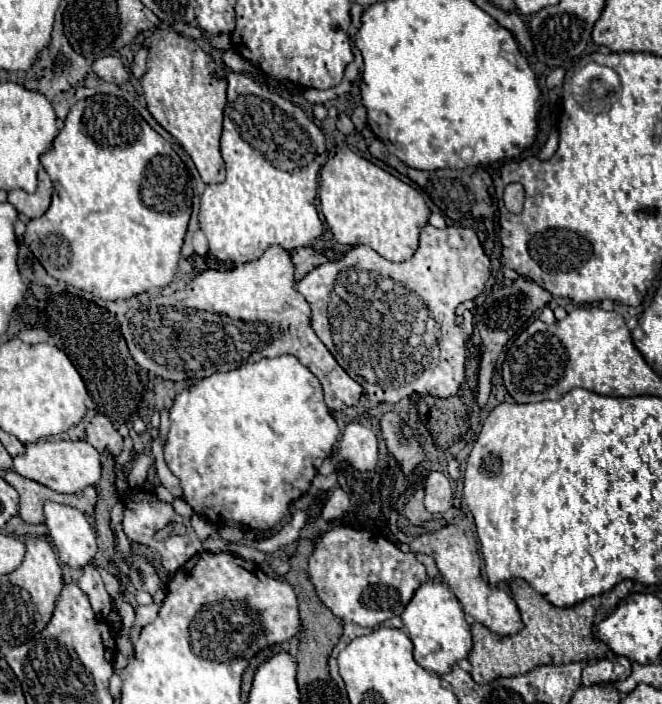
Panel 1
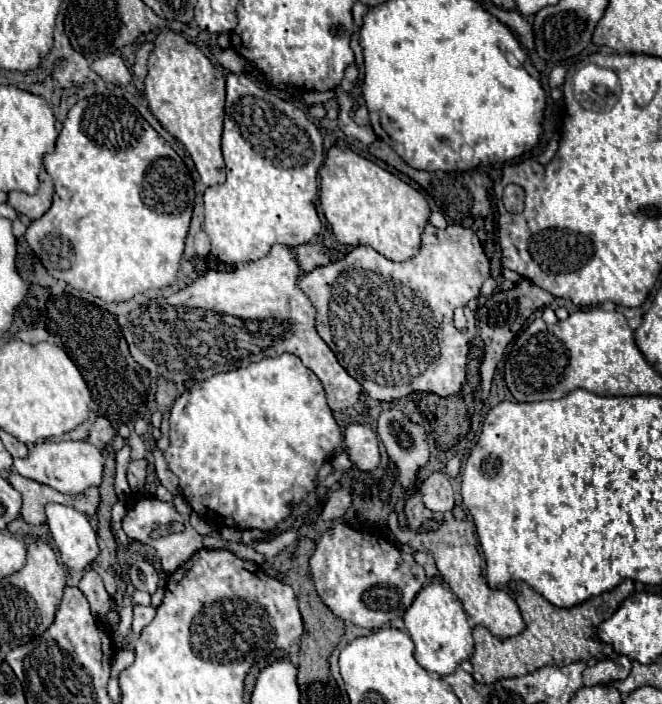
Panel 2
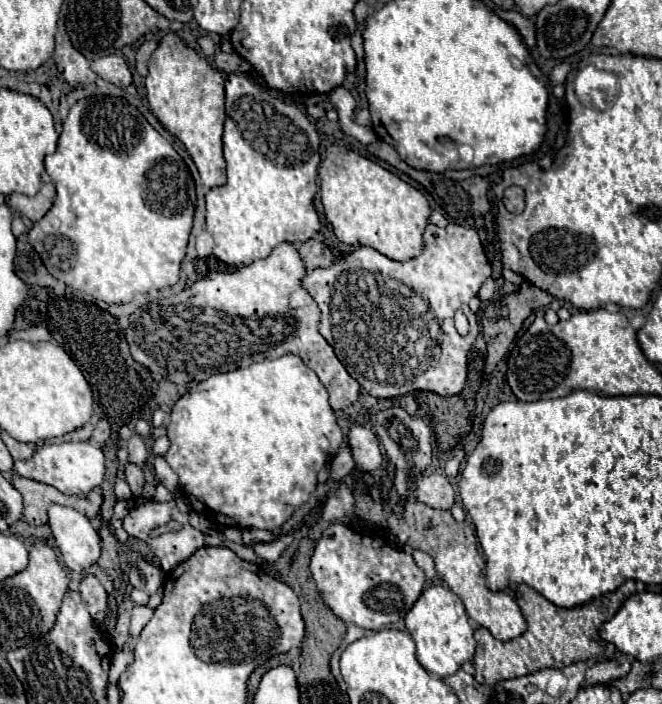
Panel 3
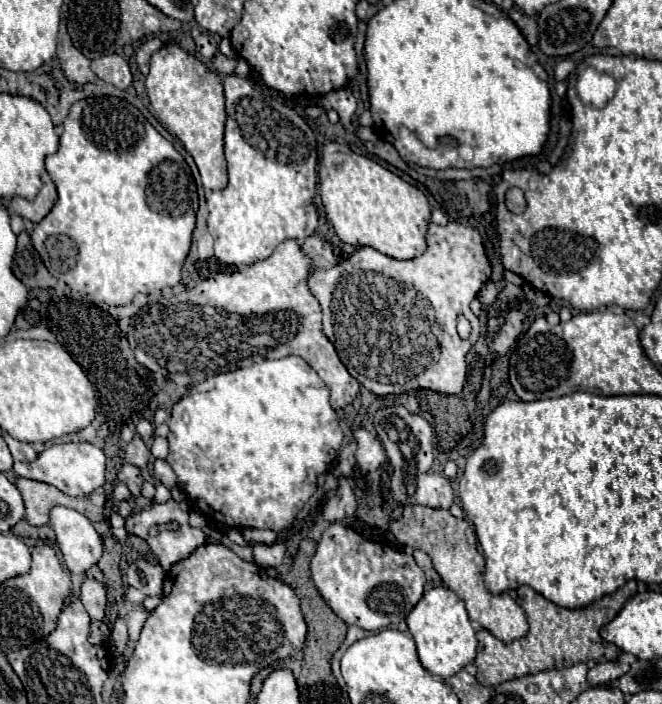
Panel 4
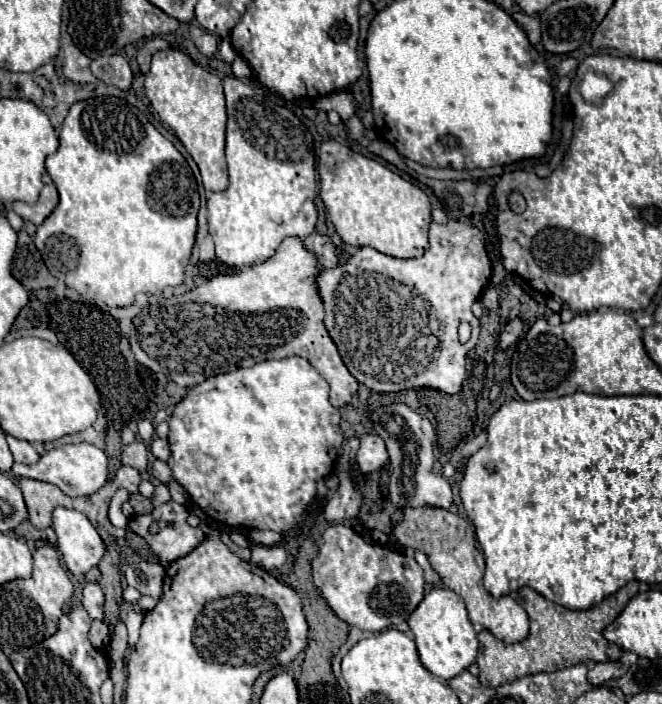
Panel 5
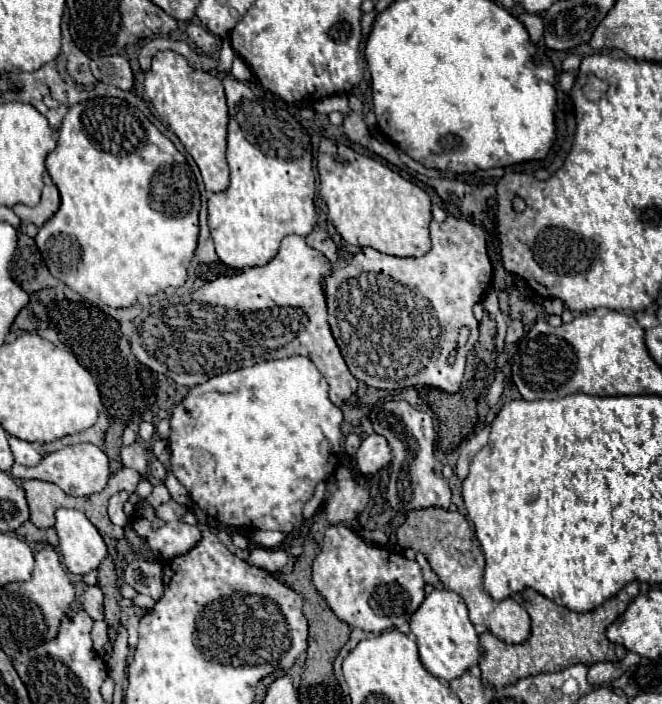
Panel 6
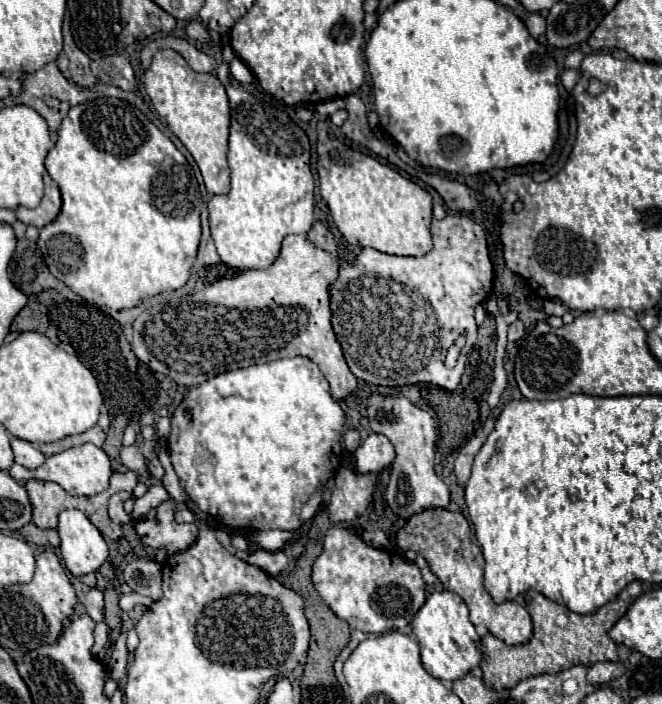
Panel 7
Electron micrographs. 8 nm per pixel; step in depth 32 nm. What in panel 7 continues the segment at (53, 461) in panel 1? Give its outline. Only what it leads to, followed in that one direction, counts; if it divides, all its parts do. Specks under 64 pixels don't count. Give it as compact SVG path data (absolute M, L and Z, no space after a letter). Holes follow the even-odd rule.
M80 444L80 446L72 446L64 452L52 454L46 458L46 462L42 466L38 466L36 470L28 470L20 464L14 464L10 468L10 476L16 480L46 480L46 482L56 482L58 486L62 486L68 494L72 496L92 496L98 492L104 492L108 488L108 480L112 476L112 468L110 468L110 460L106 456L106 452L94 444Z

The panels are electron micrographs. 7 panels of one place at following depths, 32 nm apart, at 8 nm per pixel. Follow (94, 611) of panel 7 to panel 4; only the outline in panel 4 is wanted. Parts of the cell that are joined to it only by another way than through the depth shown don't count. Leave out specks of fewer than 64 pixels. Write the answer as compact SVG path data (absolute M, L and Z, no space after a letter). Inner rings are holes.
M86 578L80 594L82 604L86 606L92 620L102 620L106 610L106 588L96 578Z

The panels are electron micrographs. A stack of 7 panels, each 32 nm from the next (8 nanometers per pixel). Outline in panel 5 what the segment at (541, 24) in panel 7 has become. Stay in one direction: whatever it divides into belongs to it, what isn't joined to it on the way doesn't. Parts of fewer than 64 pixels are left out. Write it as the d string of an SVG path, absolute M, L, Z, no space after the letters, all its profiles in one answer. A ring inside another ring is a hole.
M516 12L516 14L512 14L512 18L524 28L524 32L526 32L528 40L532 42L532 46L536 46L540 42L540 20L534 18L534 16L528 16L524 12Z

